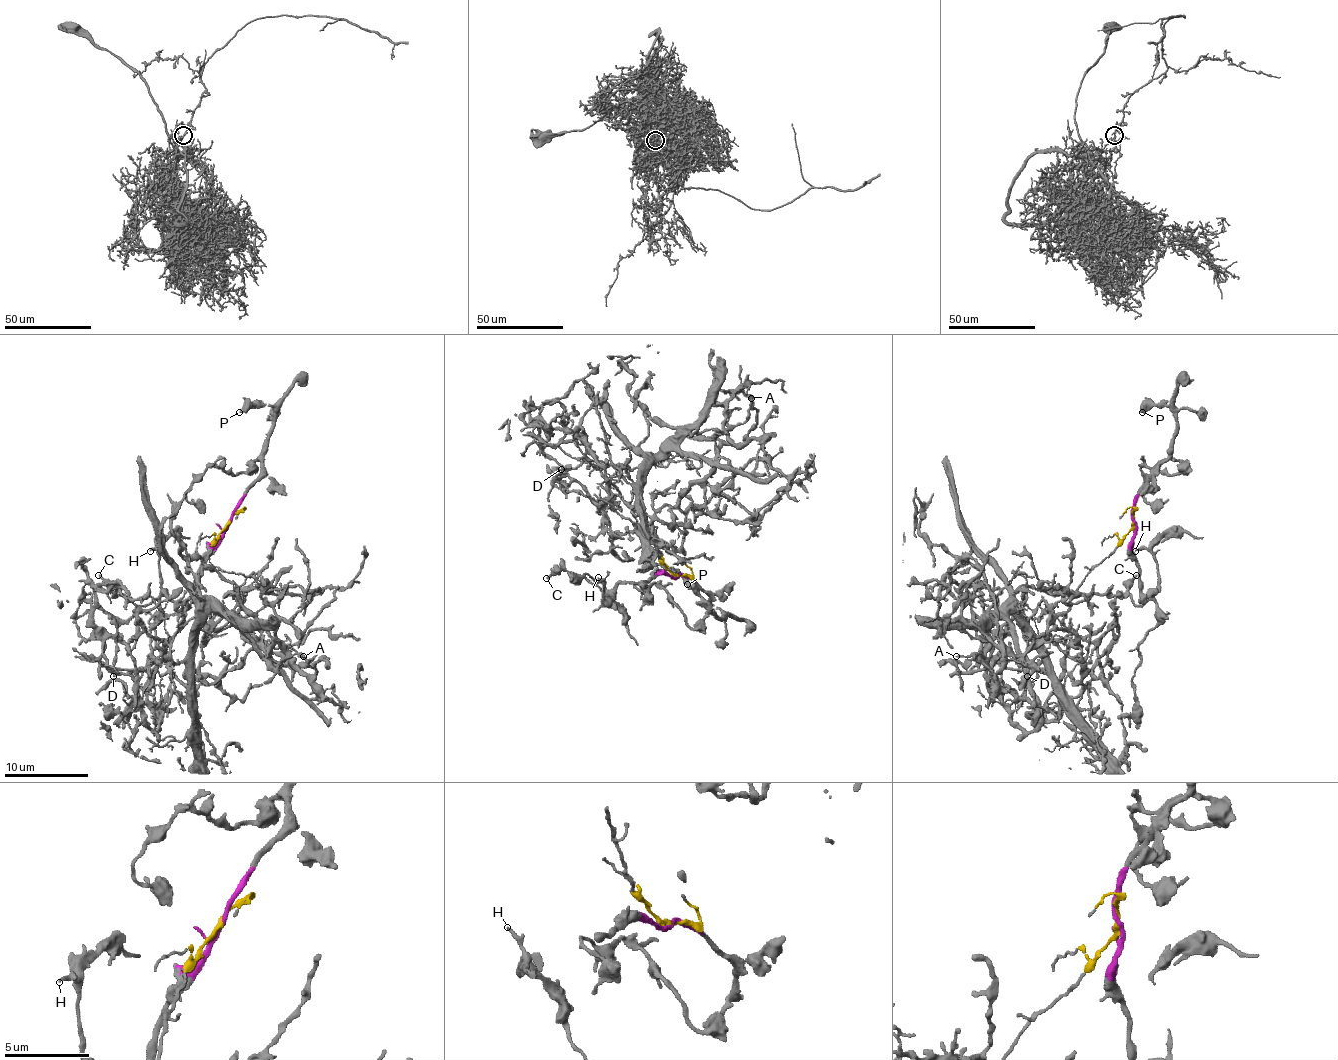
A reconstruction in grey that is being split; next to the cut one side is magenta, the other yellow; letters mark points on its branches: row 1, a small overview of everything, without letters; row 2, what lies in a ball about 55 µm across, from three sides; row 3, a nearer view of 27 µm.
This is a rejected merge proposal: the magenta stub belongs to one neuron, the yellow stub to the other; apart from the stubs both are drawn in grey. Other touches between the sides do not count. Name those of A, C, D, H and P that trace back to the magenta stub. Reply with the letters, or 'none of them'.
C, H, P

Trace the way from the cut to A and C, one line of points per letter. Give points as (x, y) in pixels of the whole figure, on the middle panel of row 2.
A: (676, 576), (660, 559), (626, 471), (653, 465), (674, 450), (712, 459), (714, 440), (743, 421), (752, 398)
C: (676, 576), (672, 578), (668, 573), (620, 584), (605, 594), (585, 578), (568, 571), (547, 578)

